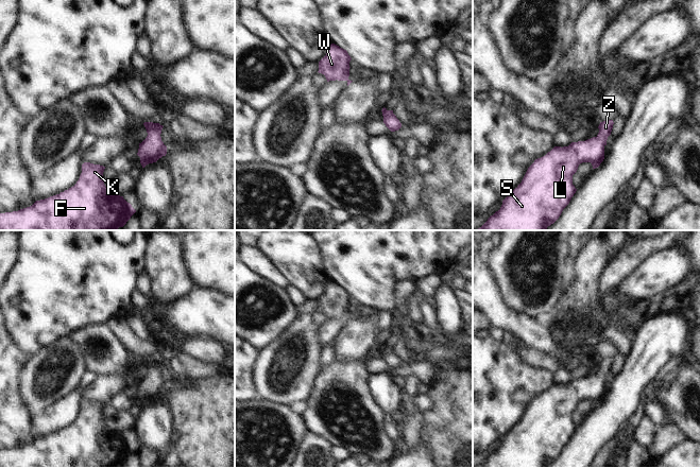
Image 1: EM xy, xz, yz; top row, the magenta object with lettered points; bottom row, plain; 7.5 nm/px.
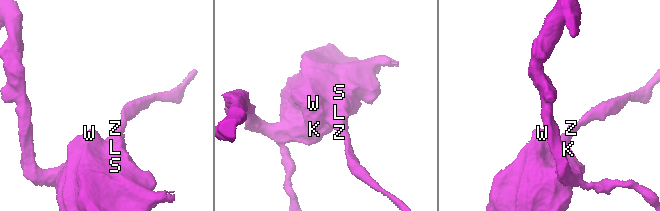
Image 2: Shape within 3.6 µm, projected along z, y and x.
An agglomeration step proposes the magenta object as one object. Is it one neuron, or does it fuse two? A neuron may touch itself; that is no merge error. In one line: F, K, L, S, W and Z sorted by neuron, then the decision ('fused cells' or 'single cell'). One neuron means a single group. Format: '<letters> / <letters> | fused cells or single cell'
F K L S W Z | single cell

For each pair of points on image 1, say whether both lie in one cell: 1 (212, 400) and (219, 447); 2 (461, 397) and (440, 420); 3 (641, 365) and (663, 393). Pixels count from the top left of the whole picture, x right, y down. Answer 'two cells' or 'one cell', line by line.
1: one cell
2: one cell
3: two cells

